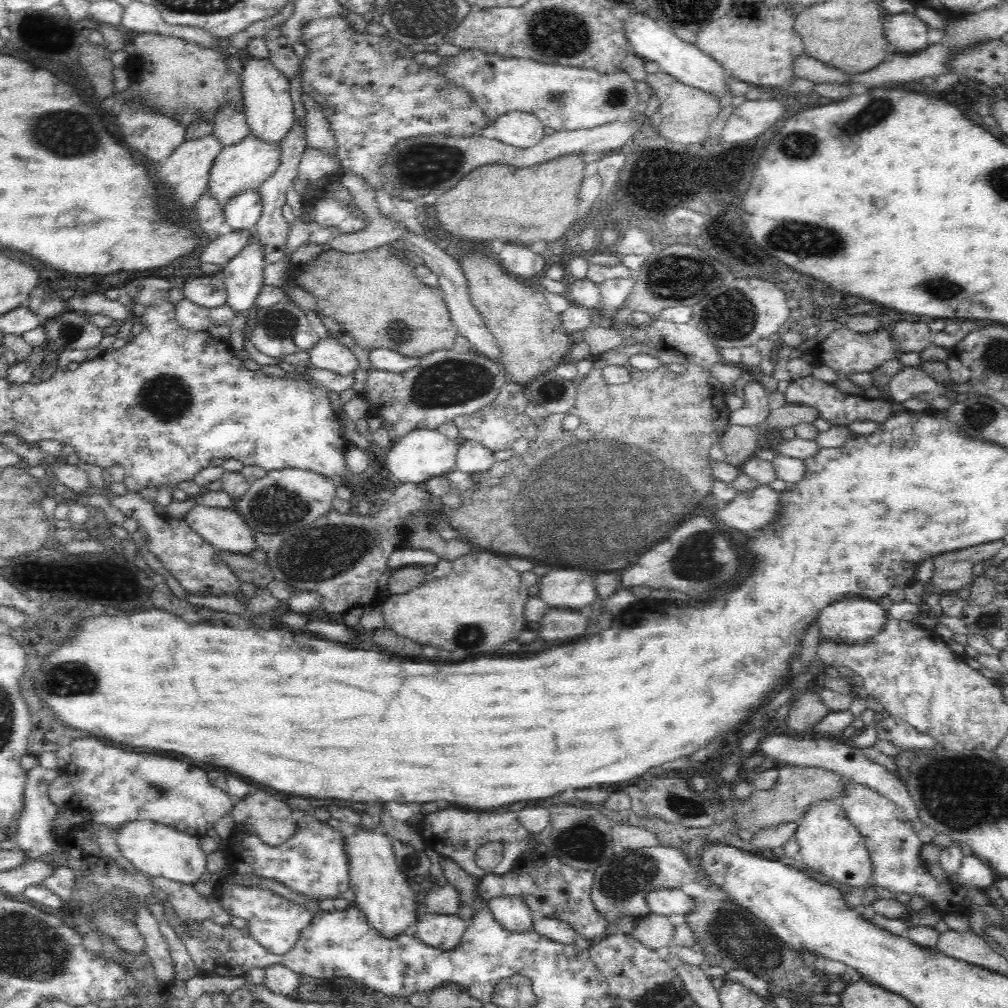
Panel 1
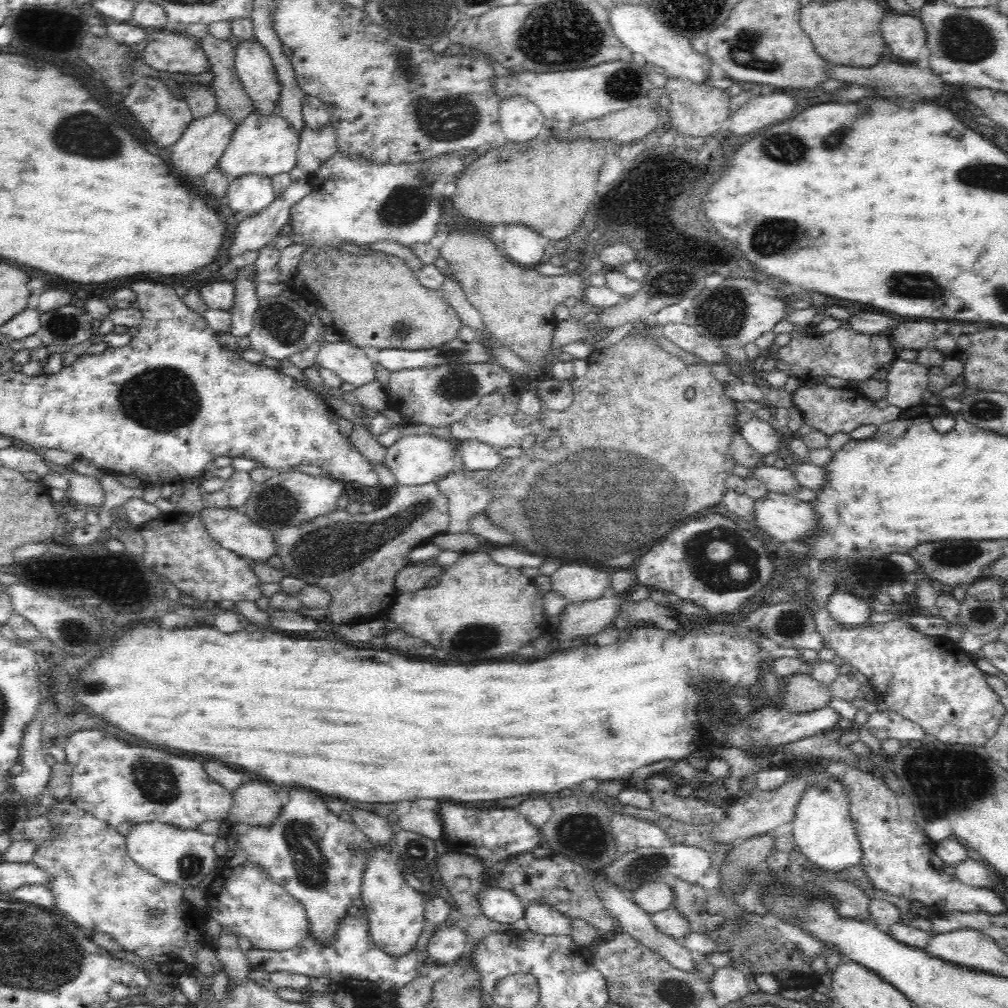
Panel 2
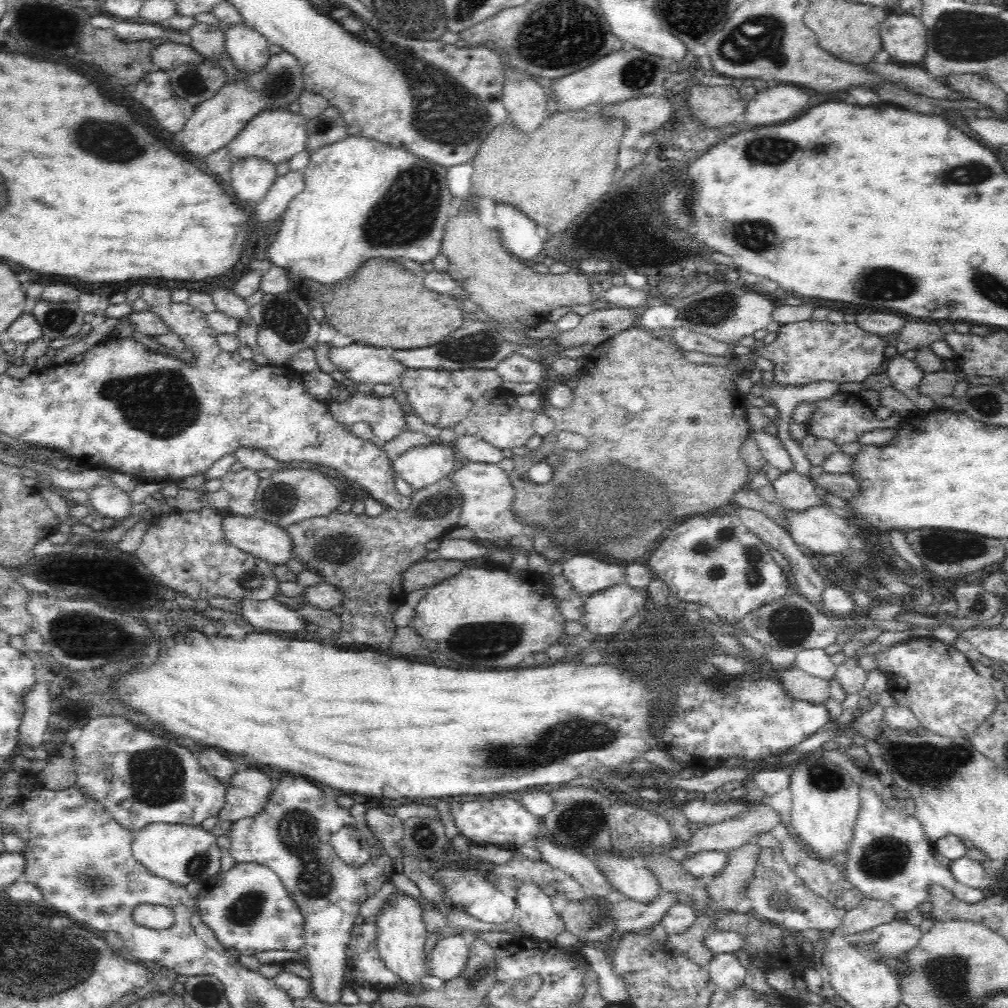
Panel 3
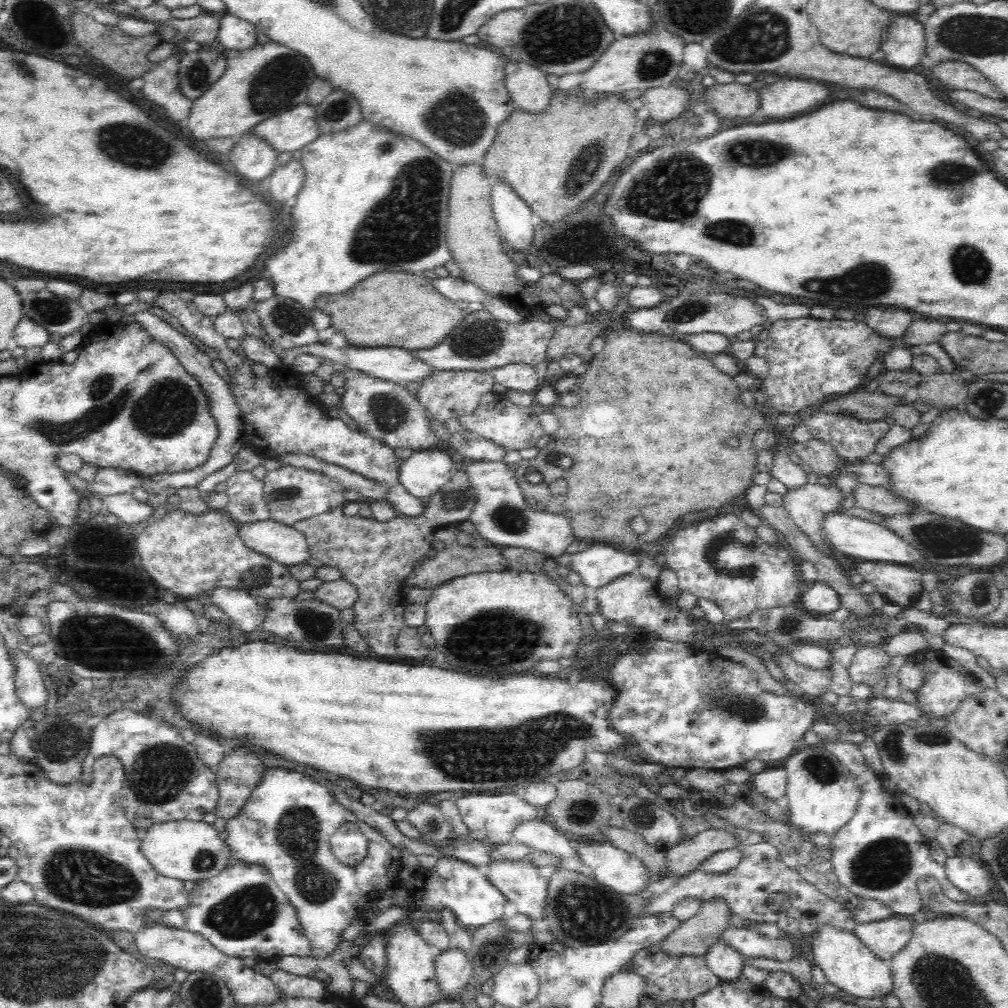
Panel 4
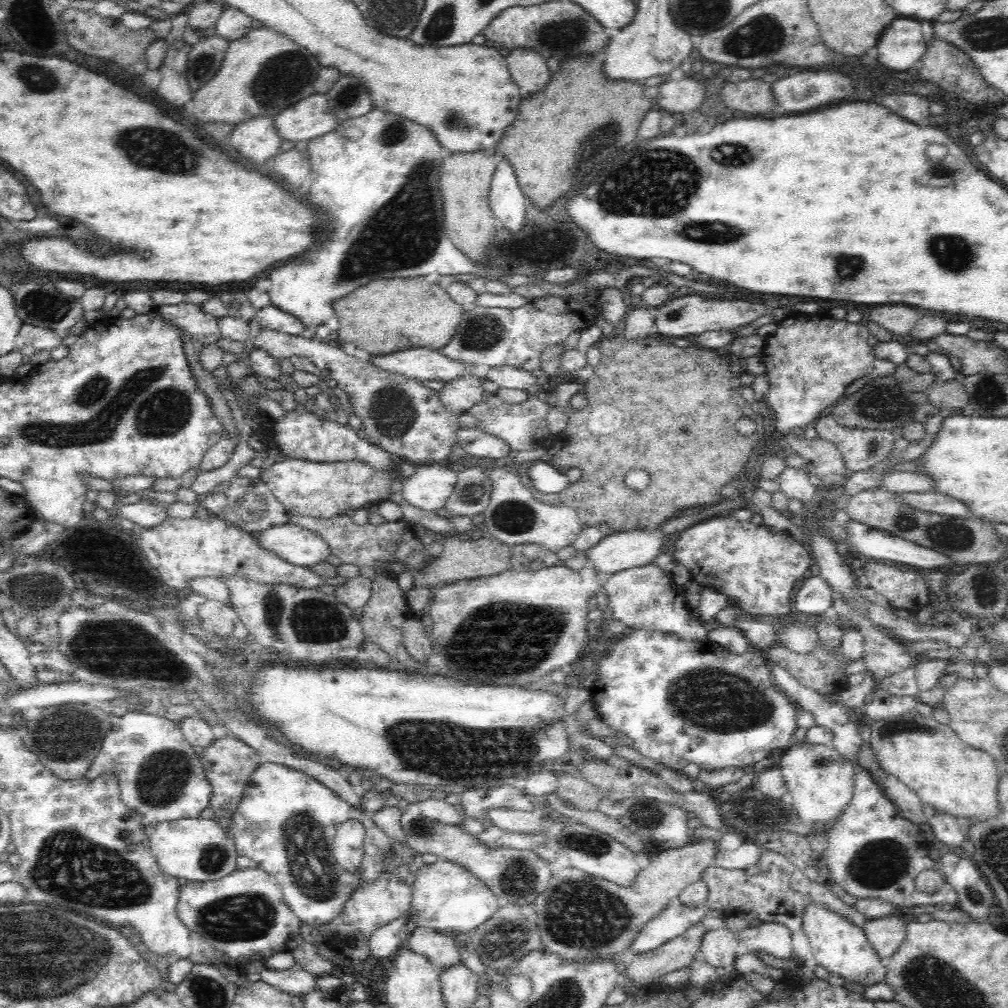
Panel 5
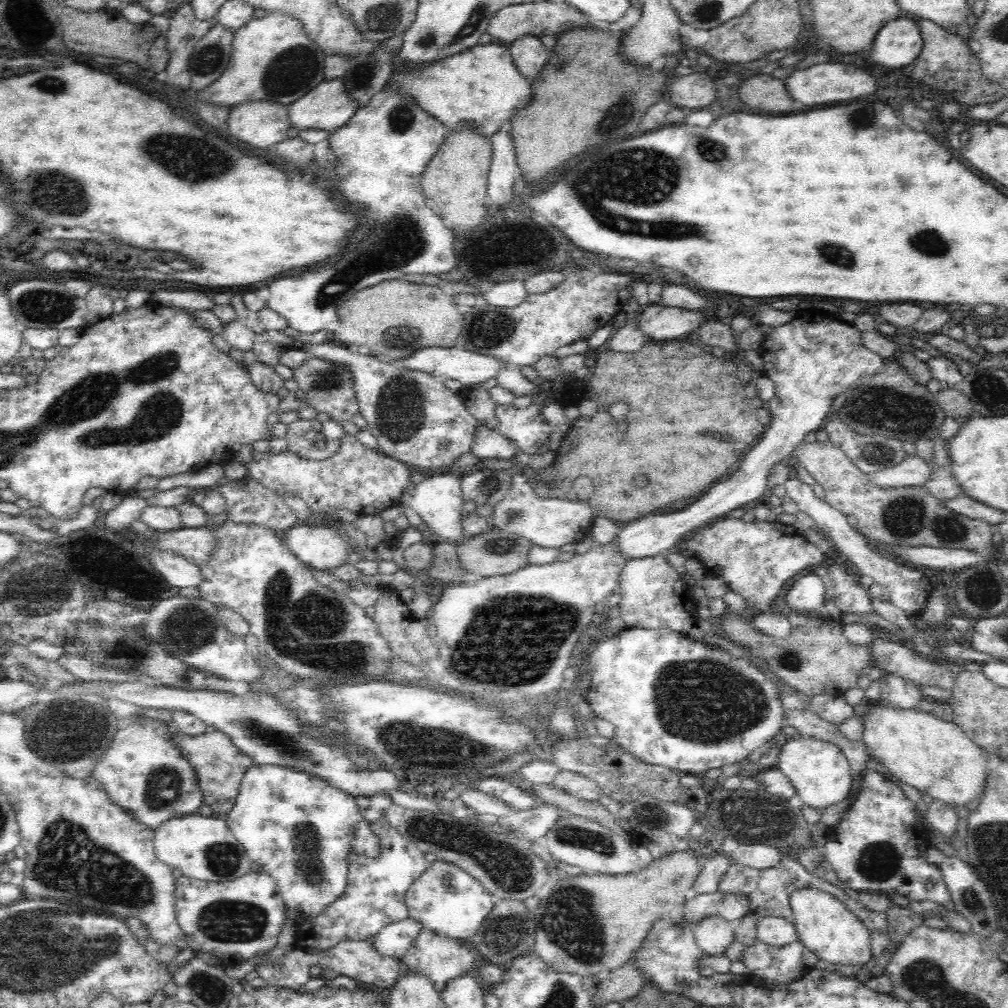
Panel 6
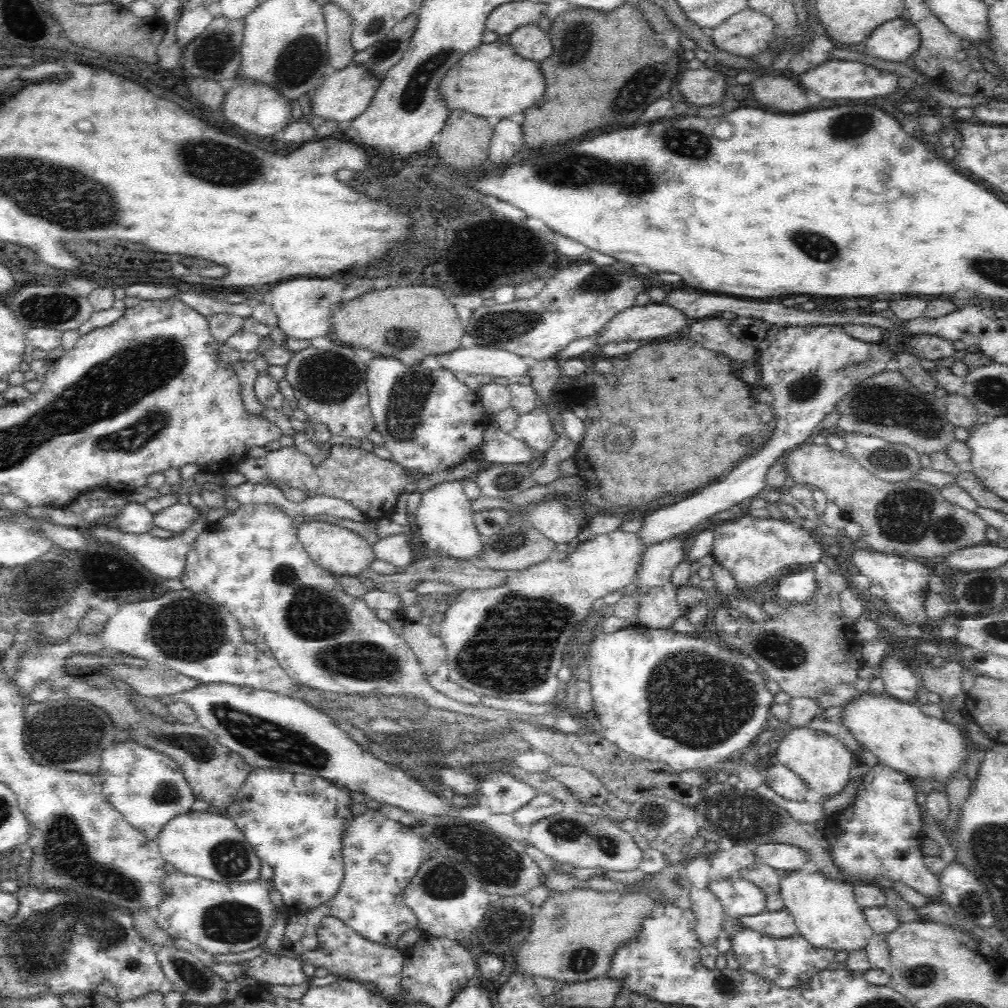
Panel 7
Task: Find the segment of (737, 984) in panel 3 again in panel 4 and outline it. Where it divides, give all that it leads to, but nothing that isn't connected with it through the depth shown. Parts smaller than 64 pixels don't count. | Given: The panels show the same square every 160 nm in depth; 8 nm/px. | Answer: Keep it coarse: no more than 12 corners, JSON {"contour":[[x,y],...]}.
{"contour":[[720,940],[706,967],[720,982],[743,975],[744,957]]}

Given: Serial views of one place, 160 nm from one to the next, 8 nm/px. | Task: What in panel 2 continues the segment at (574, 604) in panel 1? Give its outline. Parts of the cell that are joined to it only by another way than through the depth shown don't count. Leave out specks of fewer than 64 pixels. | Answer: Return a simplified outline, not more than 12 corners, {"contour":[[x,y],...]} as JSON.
{"contour":[[562,566],[550,591],[566,604],[591,601],[609,589],[610,574]]}

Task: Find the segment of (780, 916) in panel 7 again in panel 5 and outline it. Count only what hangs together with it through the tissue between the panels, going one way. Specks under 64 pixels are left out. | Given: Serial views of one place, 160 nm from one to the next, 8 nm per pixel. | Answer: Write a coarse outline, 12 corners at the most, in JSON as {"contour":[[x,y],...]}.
{"contour":[[761,923],[737,932],[748,952],[790,958],[786,926]]}

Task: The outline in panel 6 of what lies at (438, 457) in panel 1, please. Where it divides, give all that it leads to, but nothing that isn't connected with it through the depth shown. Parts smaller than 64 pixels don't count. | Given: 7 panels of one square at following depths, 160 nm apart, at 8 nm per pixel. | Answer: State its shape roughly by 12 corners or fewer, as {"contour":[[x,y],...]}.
{"contour":[[457,473],[411,483],[399,499],[441,540],[462,542]]}

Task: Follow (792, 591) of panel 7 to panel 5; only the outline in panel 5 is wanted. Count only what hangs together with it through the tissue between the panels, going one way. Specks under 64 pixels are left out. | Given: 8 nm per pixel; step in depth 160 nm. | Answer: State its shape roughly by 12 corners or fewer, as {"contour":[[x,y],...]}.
{"contour":[[820,574],[806,579],[795,598],[802,614],[830,613],[833,590]]}

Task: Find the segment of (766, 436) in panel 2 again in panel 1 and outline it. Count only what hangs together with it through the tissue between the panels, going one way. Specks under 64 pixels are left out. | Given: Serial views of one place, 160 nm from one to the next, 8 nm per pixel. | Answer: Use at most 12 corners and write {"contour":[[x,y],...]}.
{"contour":[[744,386],[742,406],[730,412],[730,425],[767,423],[772,412],[766,389]]}

